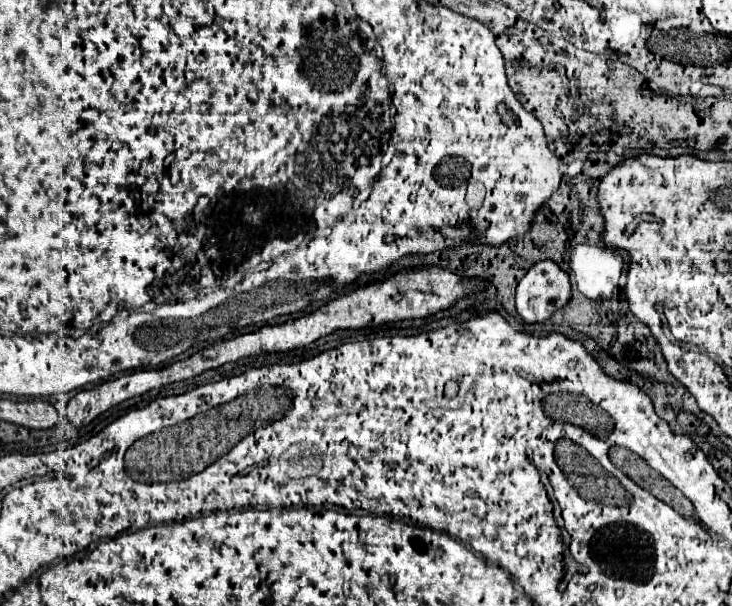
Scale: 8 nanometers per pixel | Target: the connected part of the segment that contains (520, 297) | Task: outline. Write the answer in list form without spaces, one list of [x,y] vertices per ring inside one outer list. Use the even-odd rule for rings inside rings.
[[[537,262],[517,286],[517,312],[529,324],[545,322],[571,300],[569,274],[555,262]]]

